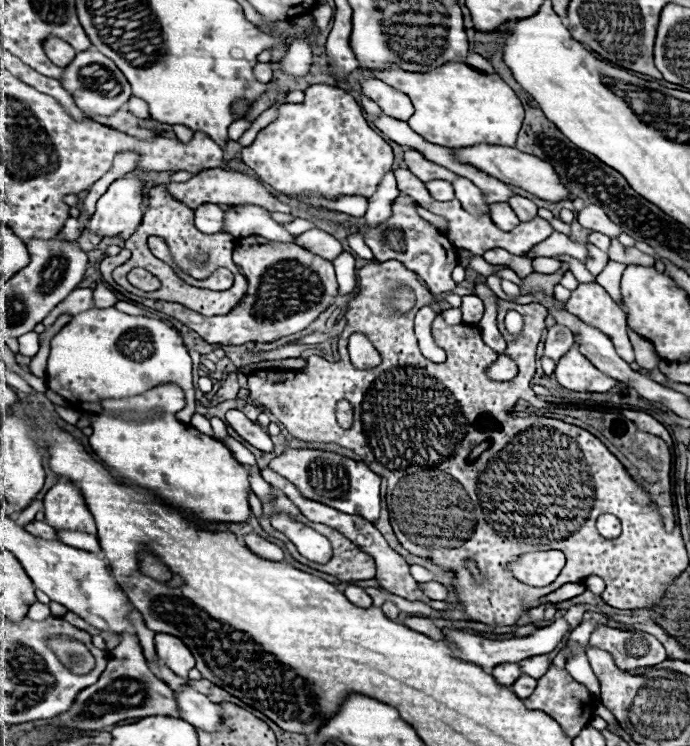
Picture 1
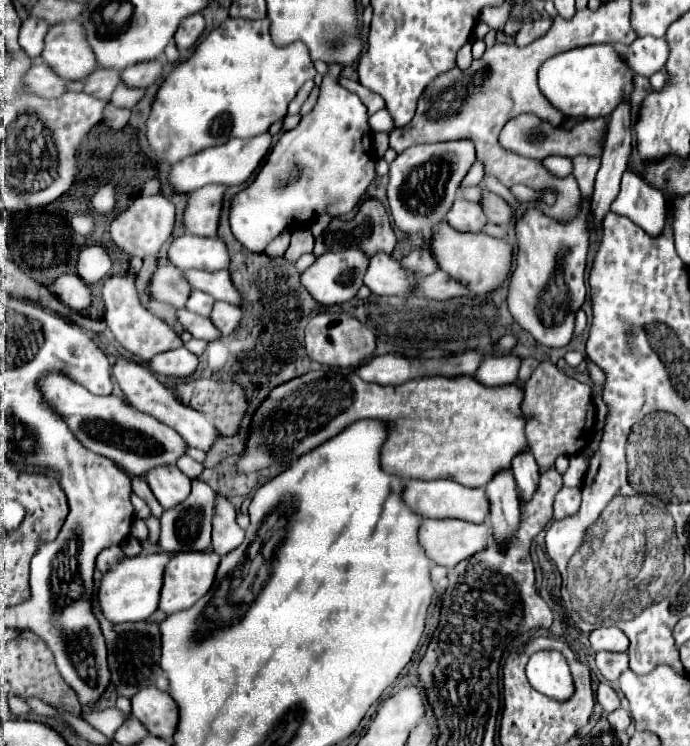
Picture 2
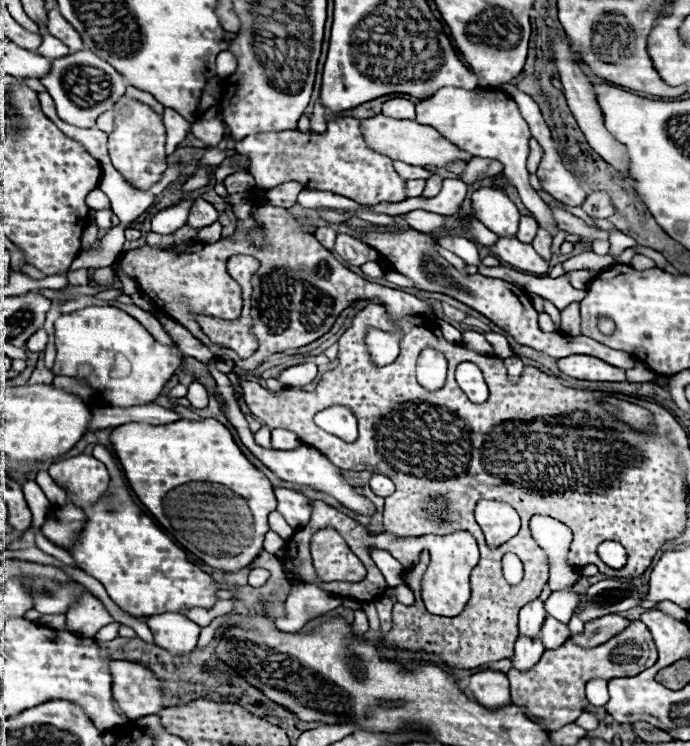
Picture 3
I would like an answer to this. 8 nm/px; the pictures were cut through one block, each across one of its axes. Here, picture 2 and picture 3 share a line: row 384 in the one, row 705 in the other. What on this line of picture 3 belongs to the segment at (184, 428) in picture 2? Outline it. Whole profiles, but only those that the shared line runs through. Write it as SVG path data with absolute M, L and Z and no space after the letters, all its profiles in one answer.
M114 660L110 672L114 700L128 718L158 714L164 708L164 684L152 670L136 662Z

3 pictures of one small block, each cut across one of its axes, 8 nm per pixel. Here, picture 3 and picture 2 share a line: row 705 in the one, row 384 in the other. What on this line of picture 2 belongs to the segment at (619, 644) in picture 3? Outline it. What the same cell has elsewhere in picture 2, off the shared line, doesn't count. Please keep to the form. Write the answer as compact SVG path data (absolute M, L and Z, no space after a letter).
M546 360L538 364L528 382L516 380L516 386L524 390L520 408L526 418L526 438L530 444L530 452L534 454L540 468L548 470L554 466L554 460L560 454L572 456L590 444L594 434L596 408L588 384L582 384L558 372L558 368L550 360Z

